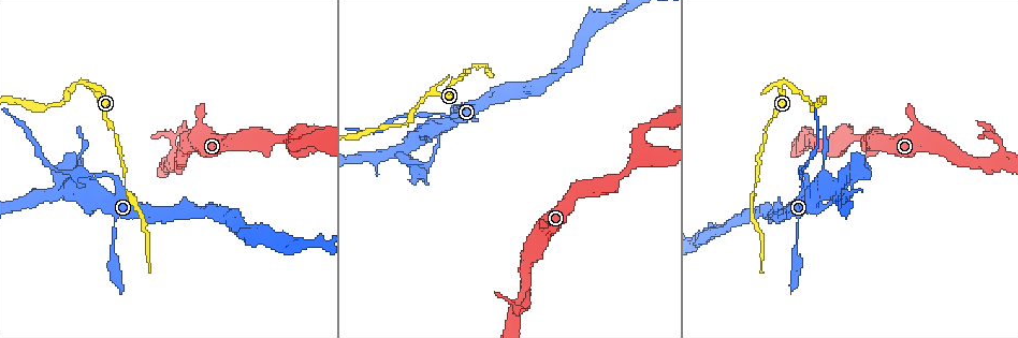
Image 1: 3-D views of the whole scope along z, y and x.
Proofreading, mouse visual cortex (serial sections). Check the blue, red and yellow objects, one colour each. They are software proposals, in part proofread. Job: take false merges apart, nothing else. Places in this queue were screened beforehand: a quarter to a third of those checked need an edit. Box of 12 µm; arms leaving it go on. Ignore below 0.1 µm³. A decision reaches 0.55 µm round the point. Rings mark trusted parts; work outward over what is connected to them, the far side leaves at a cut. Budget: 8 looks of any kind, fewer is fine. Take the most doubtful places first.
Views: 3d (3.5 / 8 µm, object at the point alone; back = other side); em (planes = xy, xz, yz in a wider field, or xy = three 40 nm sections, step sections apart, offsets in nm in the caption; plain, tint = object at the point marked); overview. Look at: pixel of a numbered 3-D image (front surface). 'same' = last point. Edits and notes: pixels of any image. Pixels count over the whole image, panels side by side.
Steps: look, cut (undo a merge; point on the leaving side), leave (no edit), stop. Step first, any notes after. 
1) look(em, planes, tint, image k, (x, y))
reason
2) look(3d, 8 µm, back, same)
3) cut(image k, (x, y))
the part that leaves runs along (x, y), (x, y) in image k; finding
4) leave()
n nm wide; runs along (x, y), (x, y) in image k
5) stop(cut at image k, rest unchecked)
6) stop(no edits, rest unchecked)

look(3d, 3.5 µm, image 1, (116, 180))
calibre changes

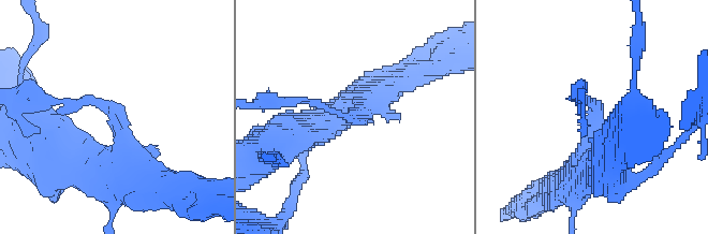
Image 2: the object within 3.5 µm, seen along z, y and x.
look(em, xy, step 5, tint, image 2, (599, 118))
arms of 100, 400 nm

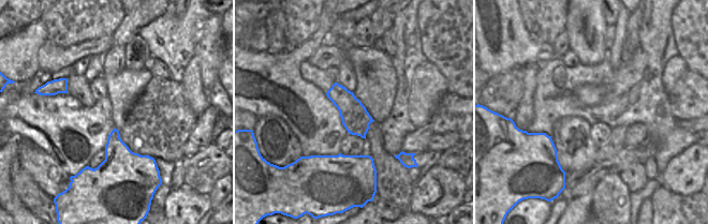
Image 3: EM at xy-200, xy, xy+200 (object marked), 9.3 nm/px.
cut(image 2, (65, 108))
the part that leaves runs along (98, 102), (64, 105), (25, 96) in image 2; two cells meet here

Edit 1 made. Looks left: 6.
look(overview)

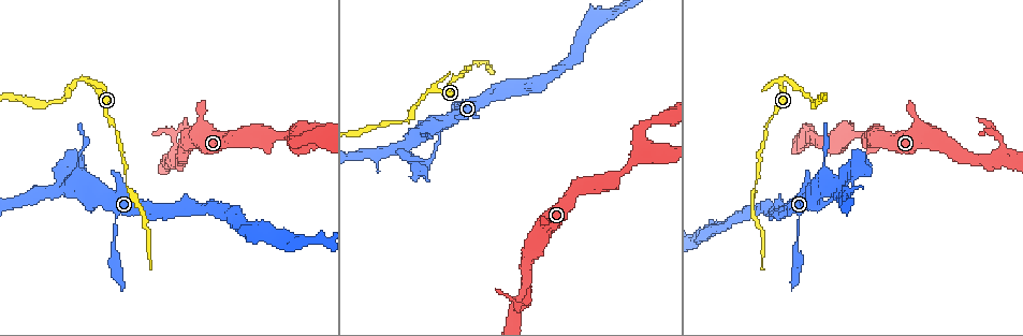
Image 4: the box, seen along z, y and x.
look(3d, 3.5 µm, image 4, (785, 80))
abrupt turn

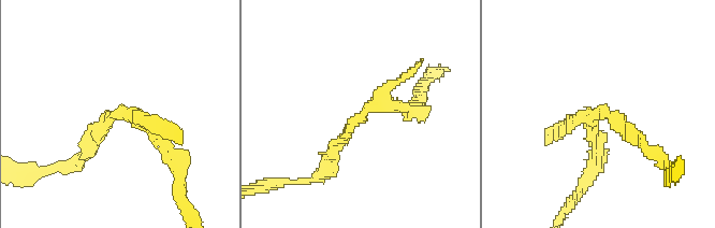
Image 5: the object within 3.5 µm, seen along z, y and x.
look(em, xy, step 5, tint, image 5, (365, 112))

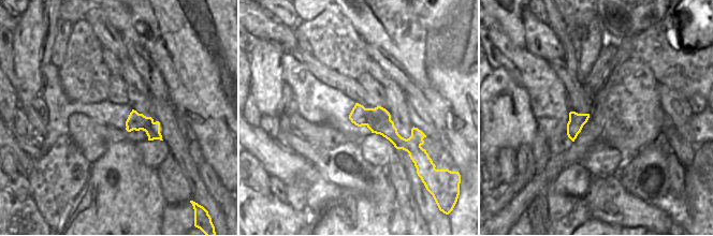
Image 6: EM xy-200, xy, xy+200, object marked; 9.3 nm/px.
look(em, planes, tint, same)
another direction

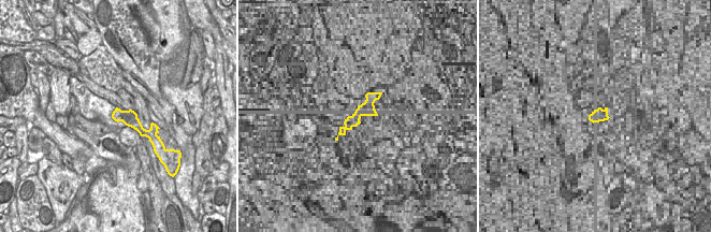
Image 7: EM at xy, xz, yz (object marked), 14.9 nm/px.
cut(image 5, (344, 139))
the part that leaves runs along (370, 107), (318, 177) in image 5; a second cell is stuck on

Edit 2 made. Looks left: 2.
stop(cut at image 2, cut at image 5, rest unchecked)

